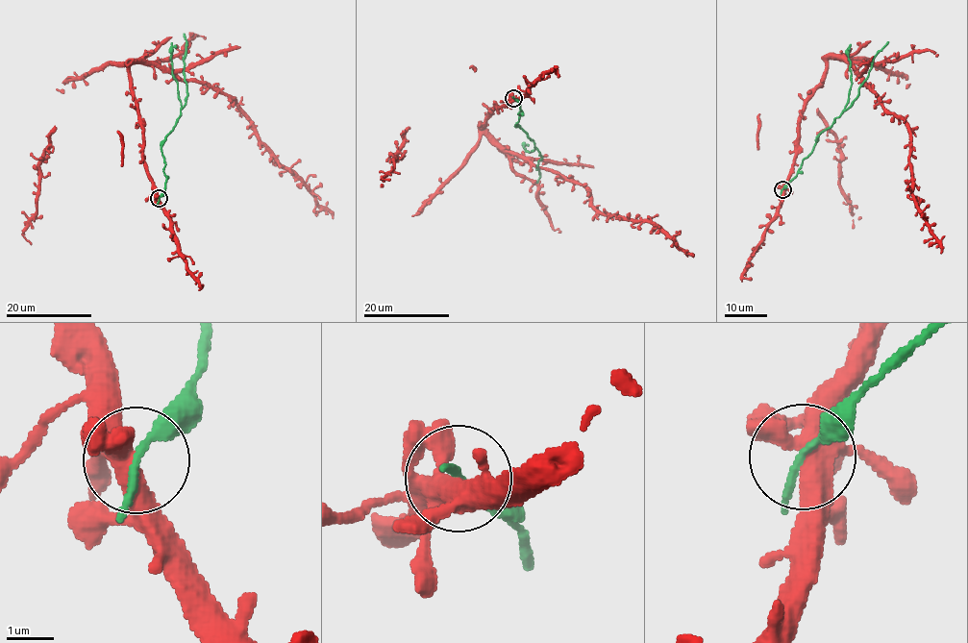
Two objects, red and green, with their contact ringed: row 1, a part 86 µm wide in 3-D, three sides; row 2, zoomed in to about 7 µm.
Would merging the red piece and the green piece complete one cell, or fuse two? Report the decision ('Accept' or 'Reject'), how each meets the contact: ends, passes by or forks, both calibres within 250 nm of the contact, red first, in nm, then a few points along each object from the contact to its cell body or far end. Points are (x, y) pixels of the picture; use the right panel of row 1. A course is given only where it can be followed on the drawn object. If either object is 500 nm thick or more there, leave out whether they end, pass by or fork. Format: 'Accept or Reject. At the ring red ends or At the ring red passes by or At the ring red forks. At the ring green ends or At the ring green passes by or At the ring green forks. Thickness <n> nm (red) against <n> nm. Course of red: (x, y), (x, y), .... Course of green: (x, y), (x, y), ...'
Accept. At the ring red forks. At the ring green passes by. Thickness 400 nm (red) against 160 nm. Course of red: (782, 189), (808, 95), (827, 61), (845, 60), (904, 121), (911, 195), (940, 253). Course of green: (782, 189), (812, 150), (815, 137), (831, 125), (858, 94), (874, 56), (888, 42)

